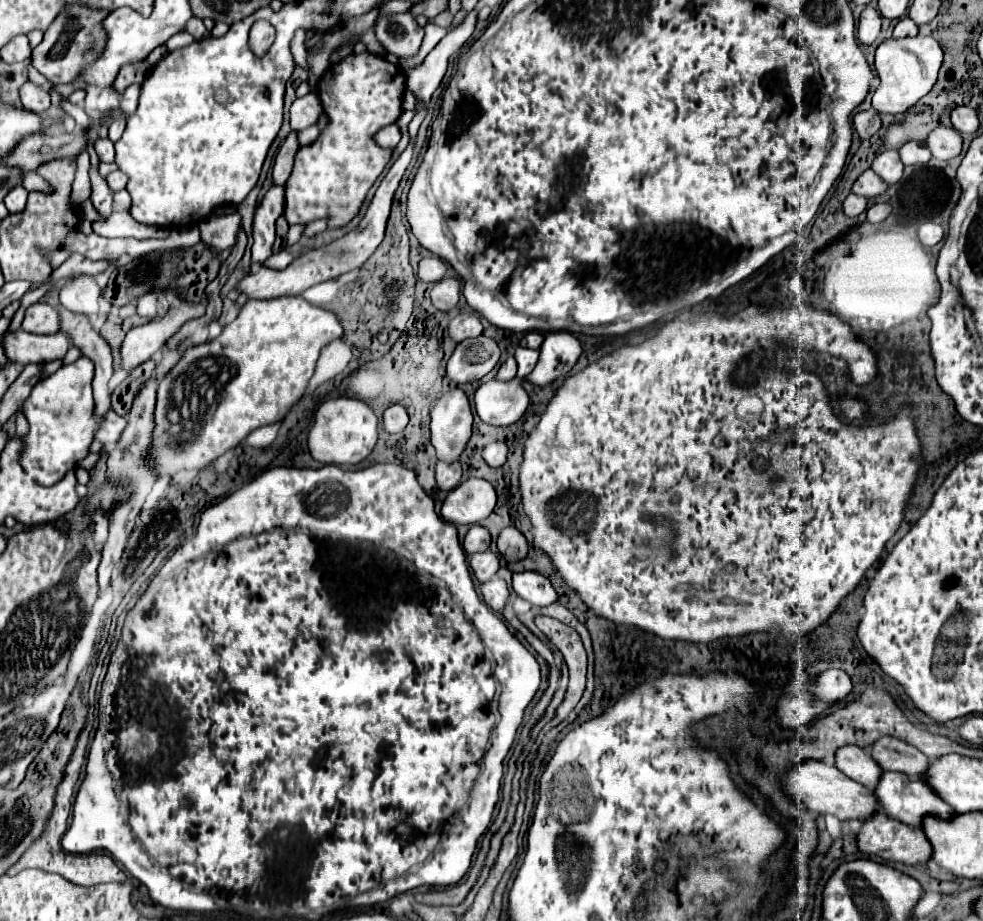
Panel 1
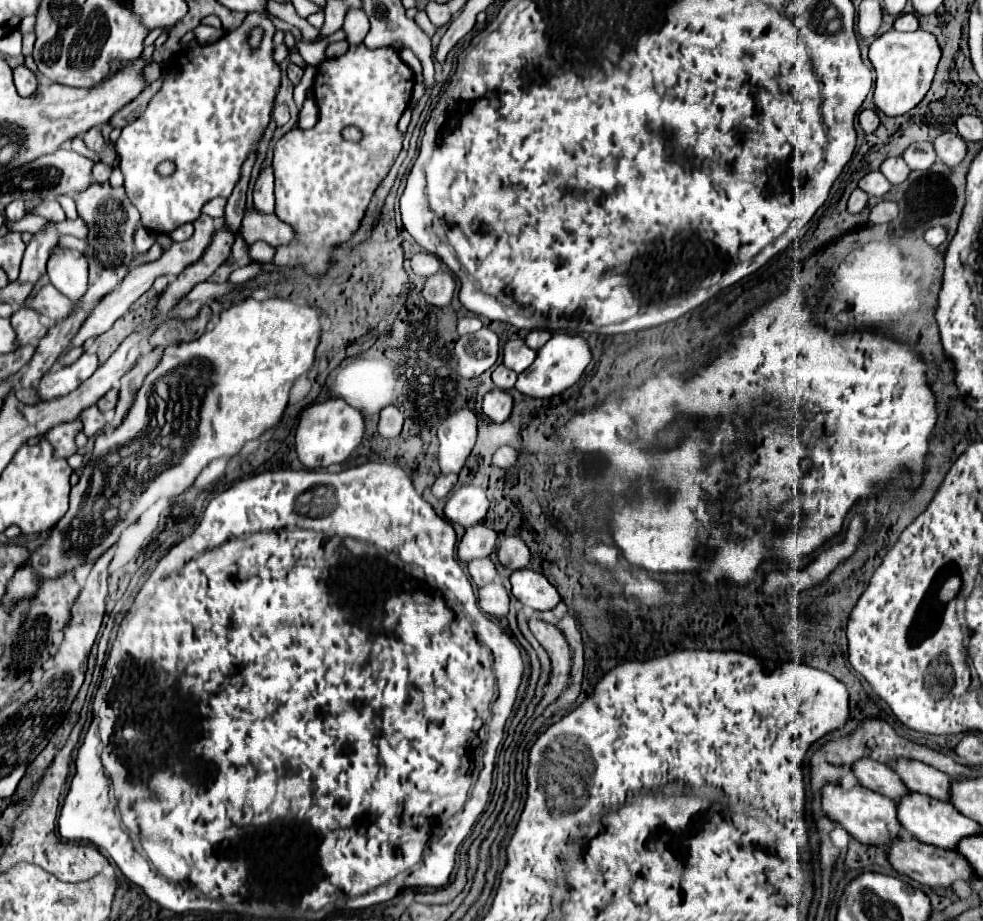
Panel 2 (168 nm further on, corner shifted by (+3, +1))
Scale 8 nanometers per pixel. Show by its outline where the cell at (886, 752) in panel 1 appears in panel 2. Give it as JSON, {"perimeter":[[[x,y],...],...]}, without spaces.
{"perimeter":[[[900,760],[898,764],[892,764],[896,774],[902,778],[902,782],[912,788],[914,792],[938,798],[938,800],[950,800],[950,776],[914,760]]]}

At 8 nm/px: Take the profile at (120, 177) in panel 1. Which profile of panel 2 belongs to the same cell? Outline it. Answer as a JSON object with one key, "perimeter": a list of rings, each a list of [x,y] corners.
{"perimeter":[[[98,162],[98,164],[94,164],[94,168],[92,168],[92,180],[94,180],[94,182],[108,182],[110,172],[112,172],[112,166],[110,166],[110,164]]]}

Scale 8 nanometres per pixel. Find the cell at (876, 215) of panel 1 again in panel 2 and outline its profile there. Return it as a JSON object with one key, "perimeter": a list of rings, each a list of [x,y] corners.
{"perimeter":[[[882,200],[870,210],[870,224],[888,224],[896,216],[898,216],[898,204],[890,200]]]}

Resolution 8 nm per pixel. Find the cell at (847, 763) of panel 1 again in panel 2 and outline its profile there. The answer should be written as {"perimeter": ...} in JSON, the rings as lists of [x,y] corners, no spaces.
{"perimeter":[[[866,758],[858,760],[858,764],[854,764],[854,774],[862,786],[878,794],[884,794],[890,800],[898,800],[906,796],[906,792],[910,792],[890,766],[878,764],[874,760],[866,760]]]}

